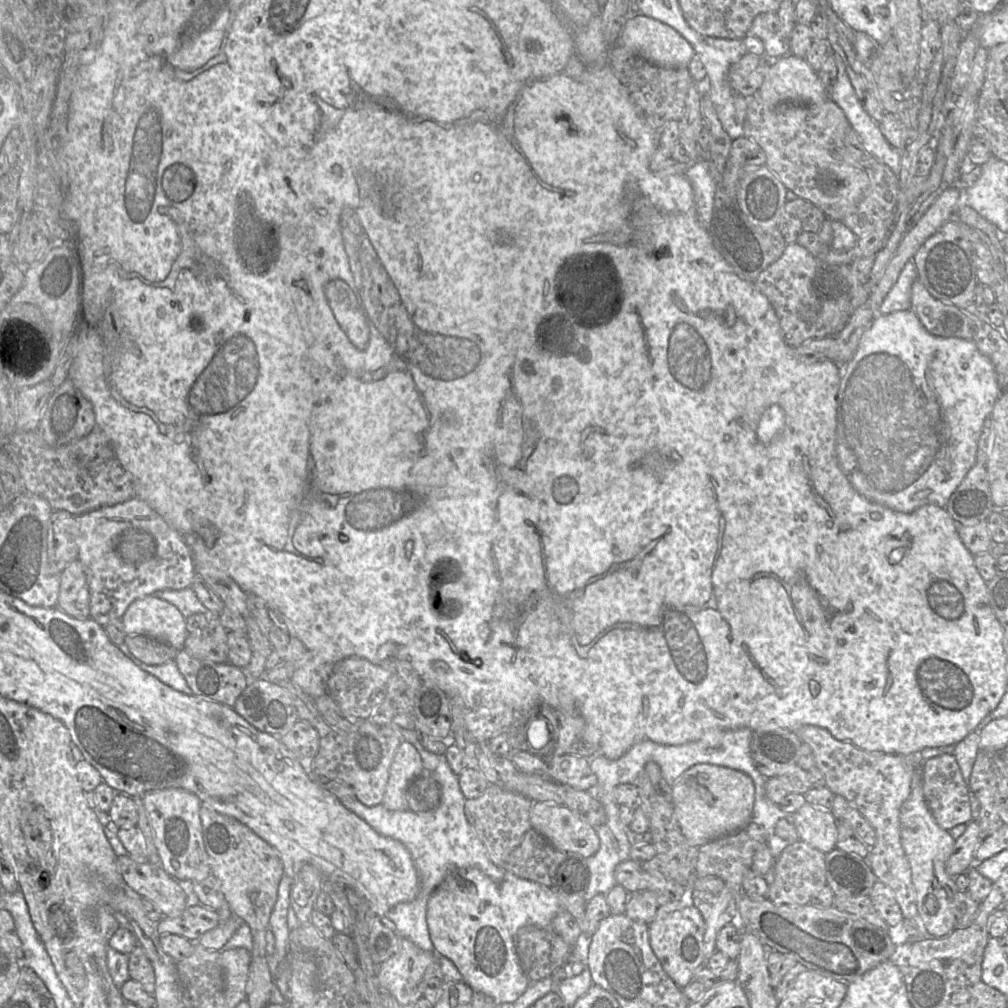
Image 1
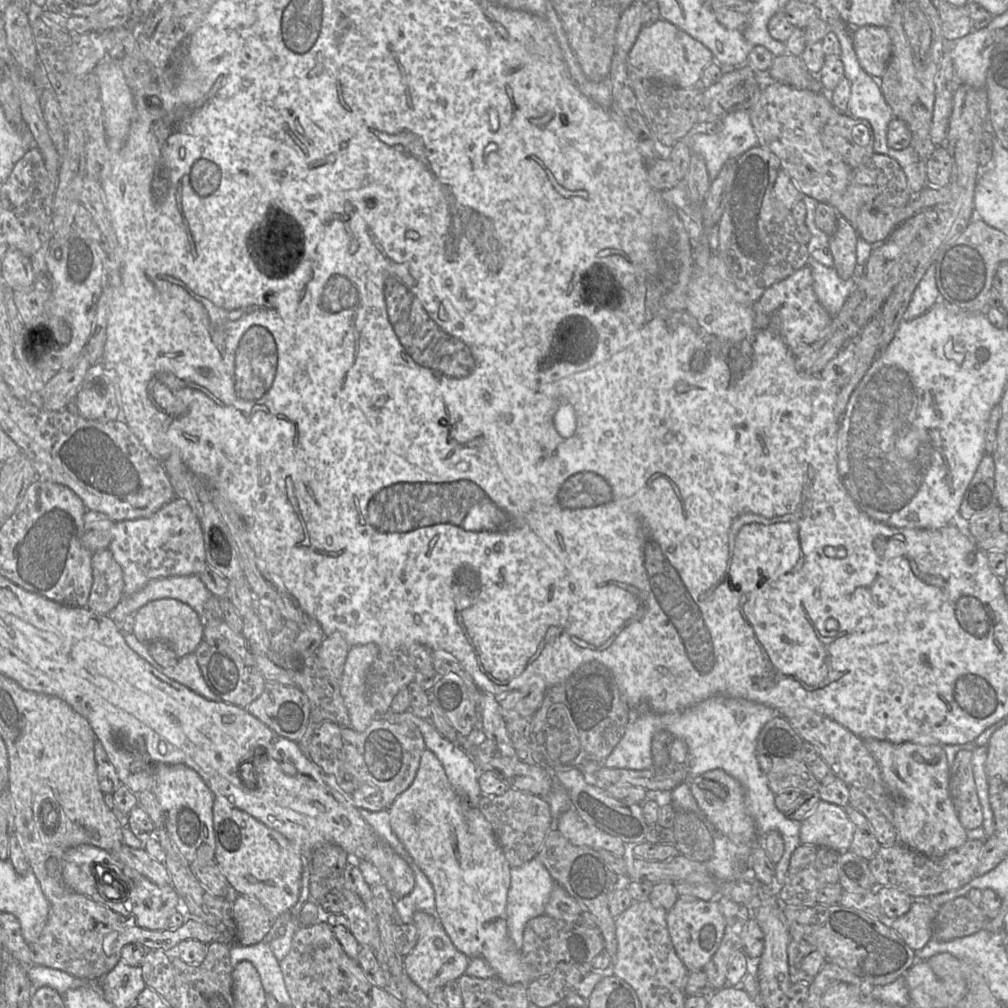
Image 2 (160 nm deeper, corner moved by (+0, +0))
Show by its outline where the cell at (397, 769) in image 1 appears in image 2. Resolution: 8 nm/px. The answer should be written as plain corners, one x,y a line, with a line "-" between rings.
426,749
422,753
413,783
385,810
394,834
432,884
437,917
453,945
470,958
483,958
495,971
495,977
504,983
521,983
528,987
532,982
529,967
508,930
506,904
512,867
496,840
491,824
478,807
470,807
461,801
433,752

